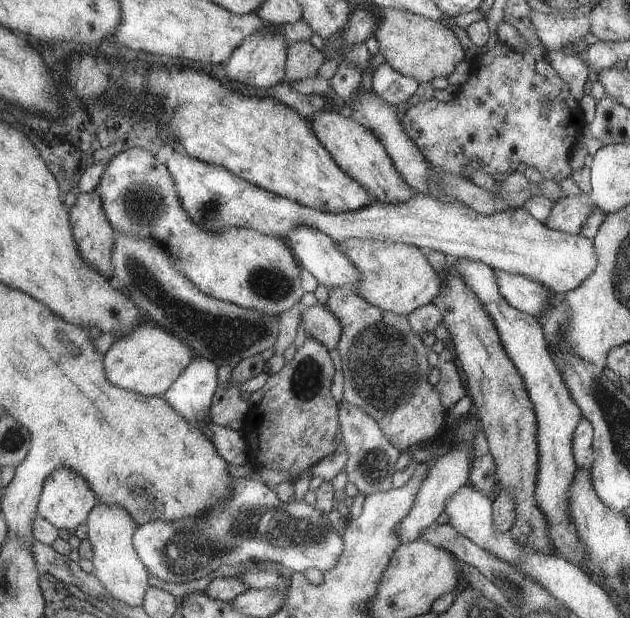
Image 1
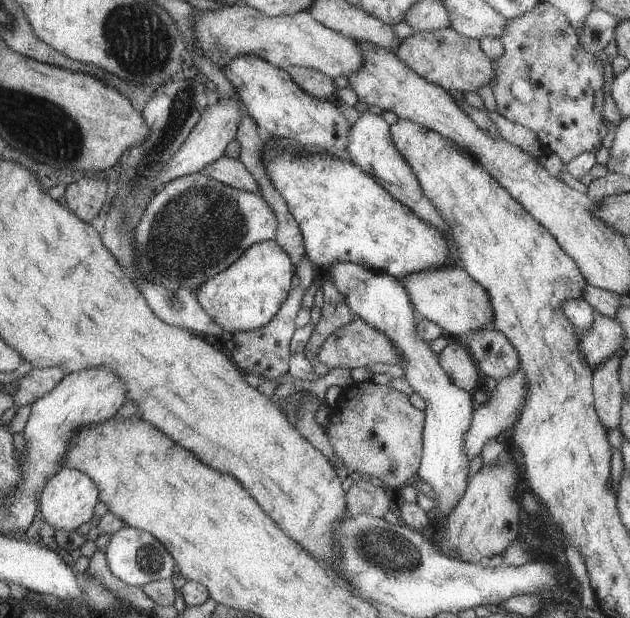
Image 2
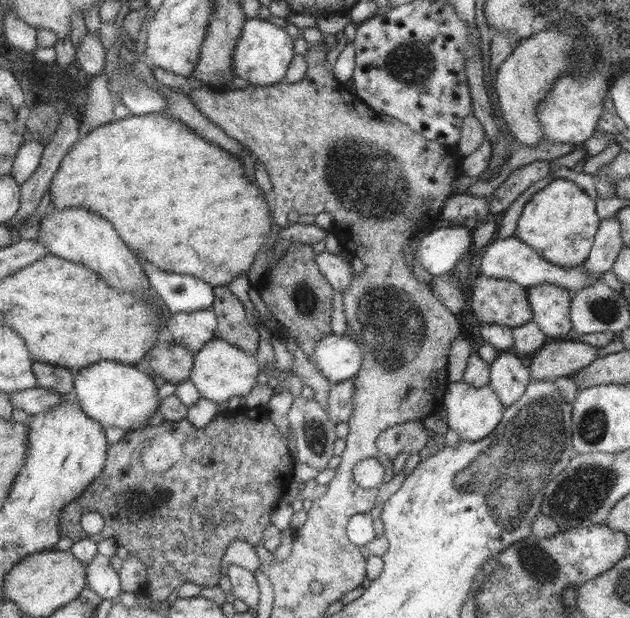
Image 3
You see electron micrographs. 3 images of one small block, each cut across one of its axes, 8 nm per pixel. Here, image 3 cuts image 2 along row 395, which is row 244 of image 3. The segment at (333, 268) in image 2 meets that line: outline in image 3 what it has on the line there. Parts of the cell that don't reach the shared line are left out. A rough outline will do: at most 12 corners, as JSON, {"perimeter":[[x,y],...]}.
{"perimeter":[[438,226],[415,248],[432,277],[453,269],[473,232]]}

